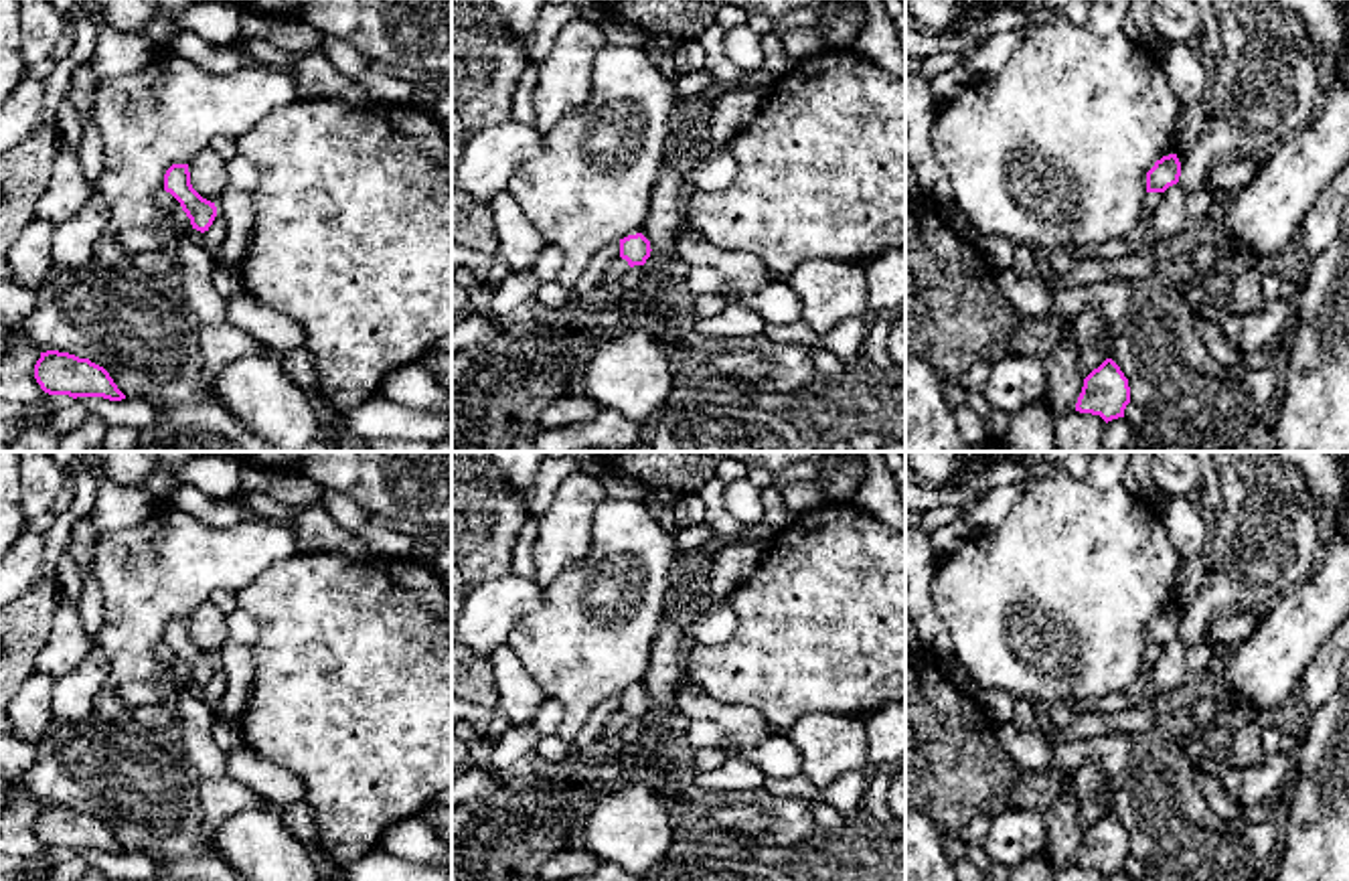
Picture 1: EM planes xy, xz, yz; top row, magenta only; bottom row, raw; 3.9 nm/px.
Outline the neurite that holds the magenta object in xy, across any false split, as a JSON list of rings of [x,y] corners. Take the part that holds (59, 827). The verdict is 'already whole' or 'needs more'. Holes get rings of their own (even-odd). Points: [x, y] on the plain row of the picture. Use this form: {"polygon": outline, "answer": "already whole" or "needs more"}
{"polygon": [[[41,806],[34,818],[34,832],[49,849],[126,853],[103,820],[69,806]]], "answer": "already whole"}

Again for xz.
{"polygon": [[[642,687],[620,693],[620,711],[626,713],[630,721],[644,719],[650,705],[650,695]]], "answer": "already whole"}

